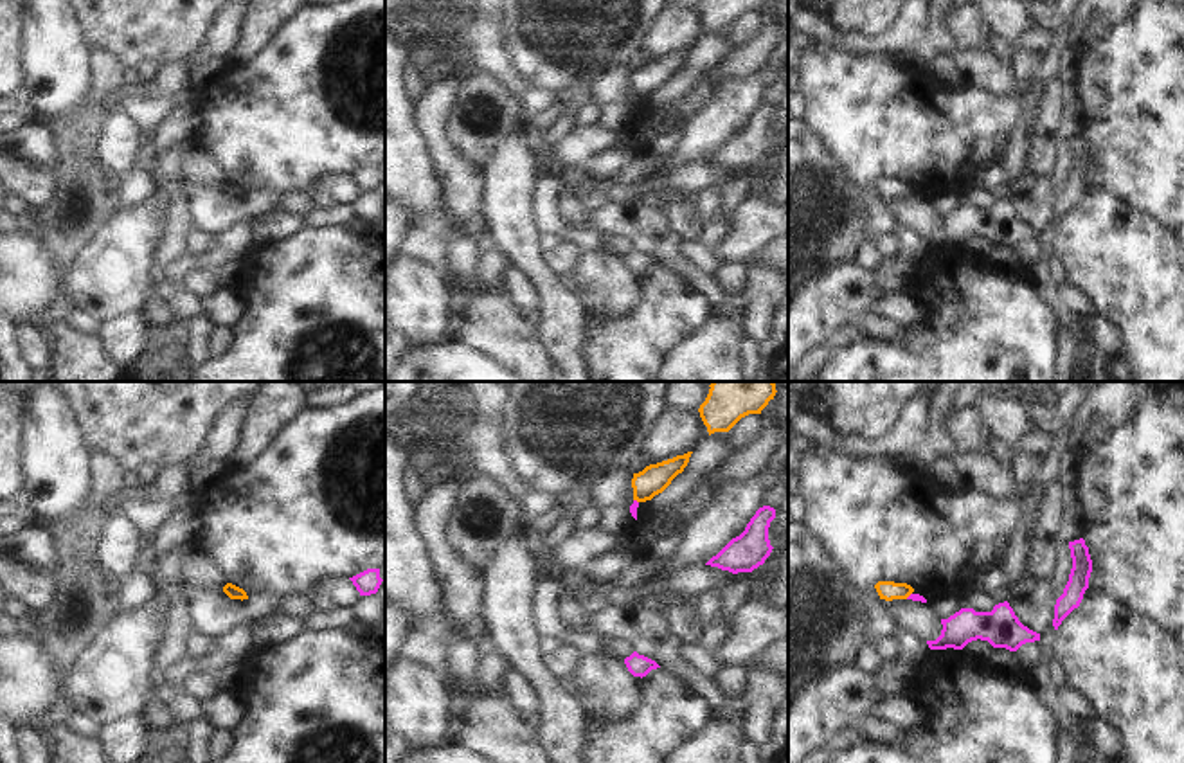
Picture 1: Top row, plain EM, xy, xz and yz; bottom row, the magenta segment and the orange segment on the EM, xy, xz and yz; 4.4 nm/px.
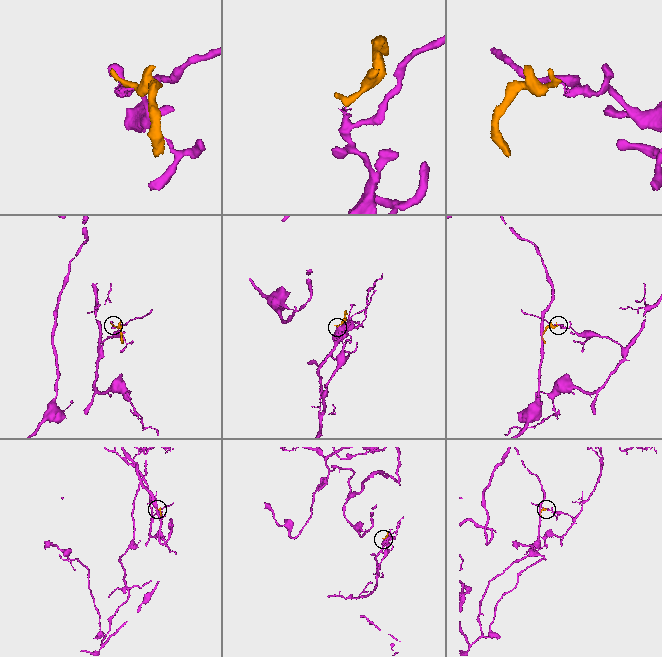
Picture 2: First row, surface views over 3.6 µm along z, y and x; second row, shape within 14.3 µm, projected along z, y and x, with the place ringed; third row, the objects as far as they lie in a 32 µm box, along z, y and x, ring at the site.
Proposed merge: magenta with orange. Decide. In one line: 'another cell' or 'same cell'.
another cell

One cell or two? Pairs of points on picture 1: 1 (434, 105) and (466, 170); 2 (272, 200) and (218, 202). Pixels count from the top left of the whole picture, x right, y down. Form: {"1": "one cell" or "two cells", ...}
{"1": "one cell", "2": "one cell"}

